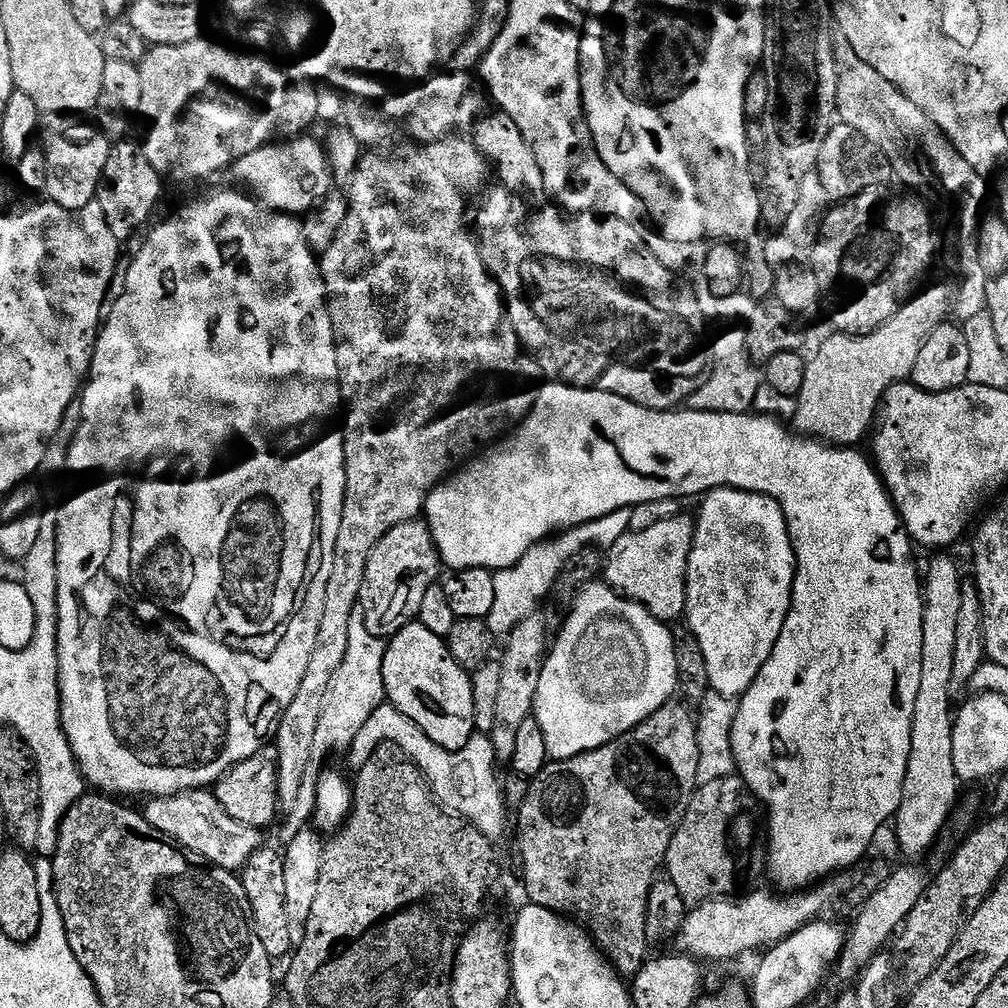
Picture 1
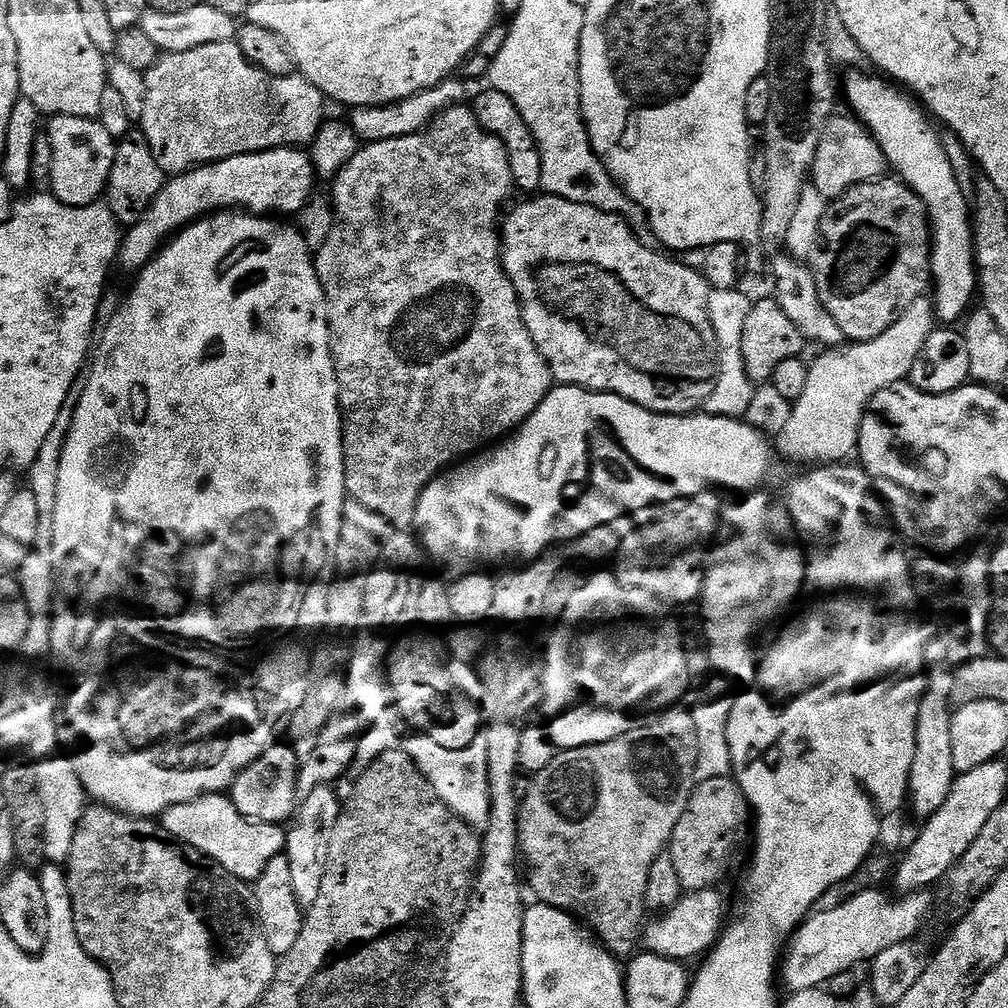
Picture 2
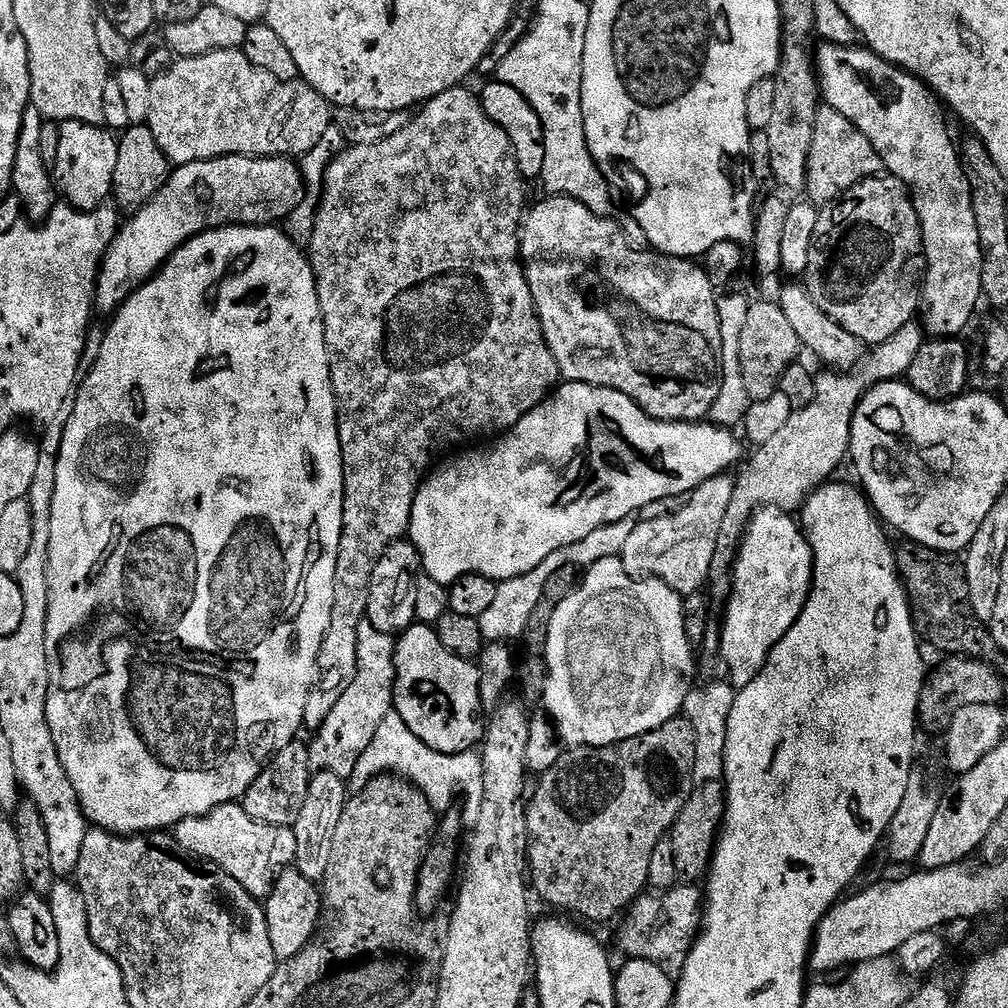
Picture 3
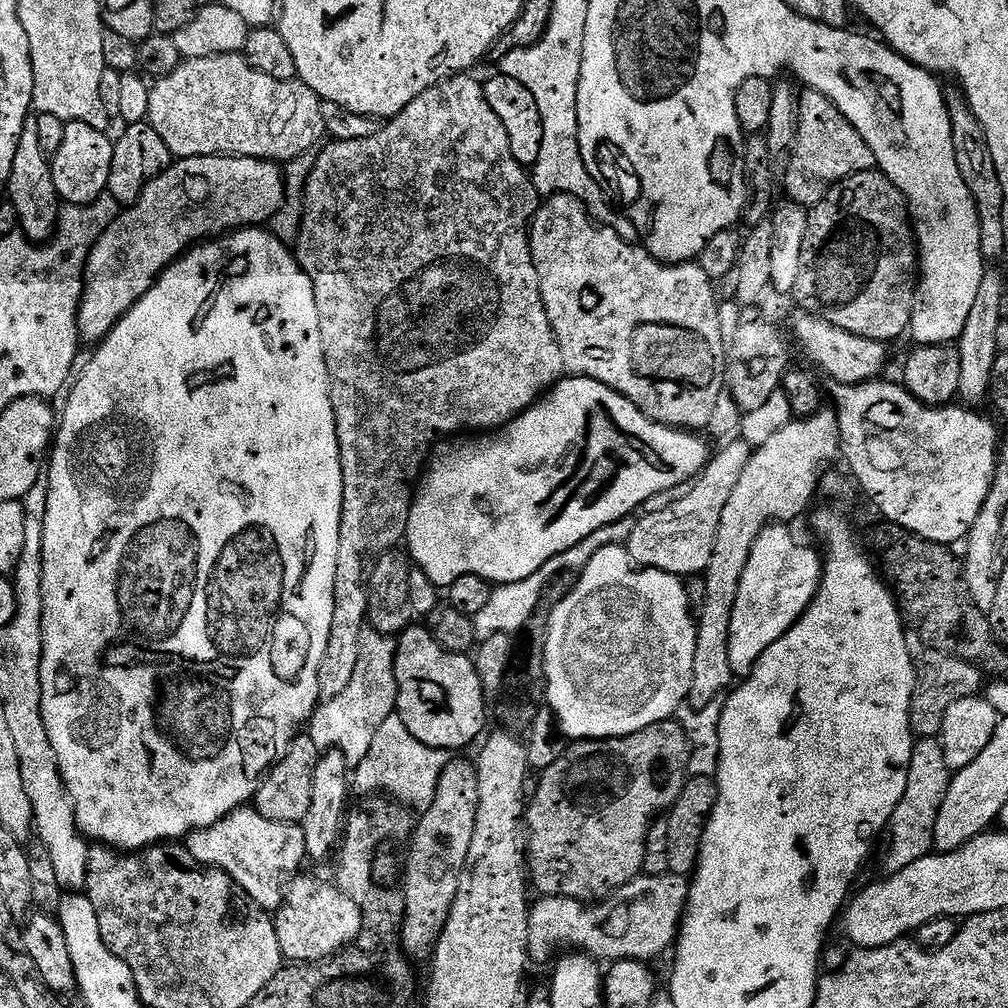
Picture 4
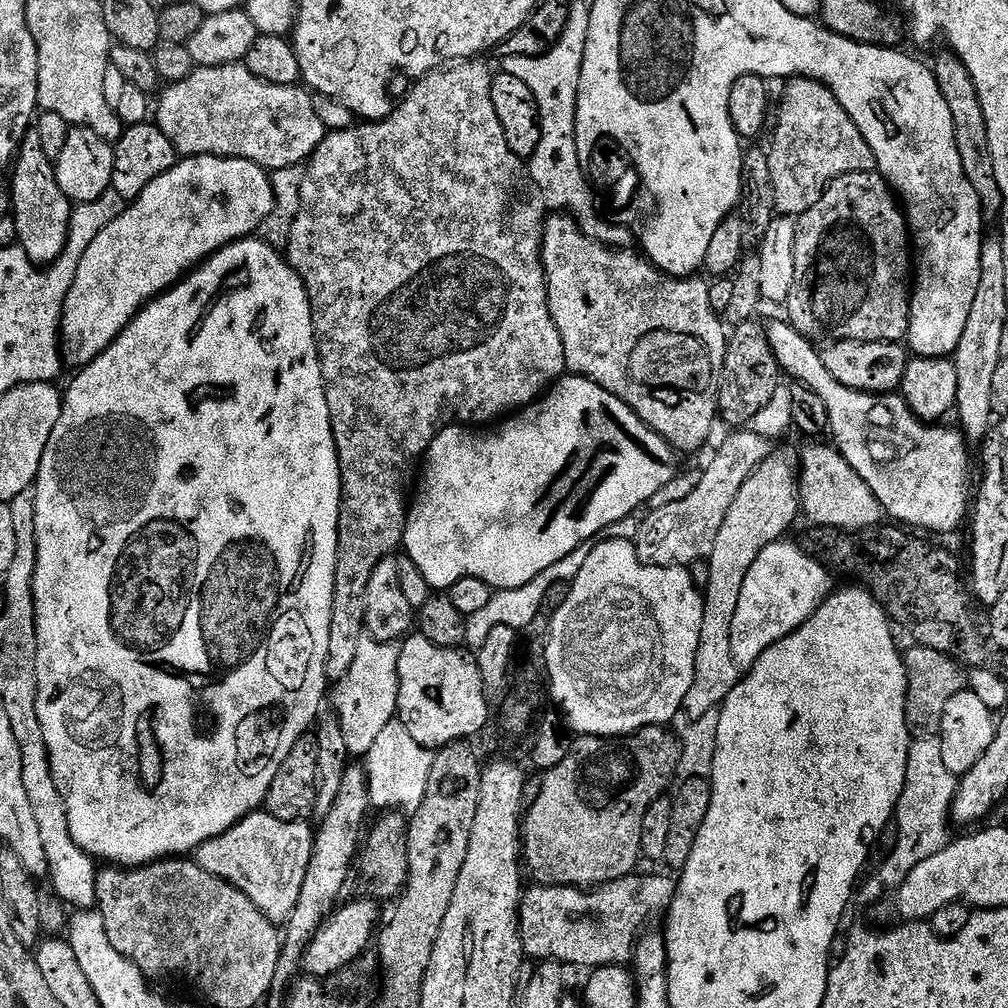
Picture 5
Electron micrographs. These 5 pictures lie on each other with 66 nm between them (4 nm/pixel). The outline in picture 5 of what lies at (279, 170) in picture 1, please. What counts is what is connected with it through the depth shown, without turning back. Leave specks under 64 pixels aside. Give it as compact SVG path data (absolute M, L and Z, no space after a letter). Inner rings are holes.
M189 156L177 159L169 172L154 178L138 199L125 207L124 213L94 242L90 242L82 262L78 262L78 274L74 286L66 294L64 314L60 319L60 347L65 365L73 364L79 370L85 364L93 364L105 350L126 330L126 326L138 315L141 308L152 303L157 296L180 283L193 268L204 263L219 248L226 248L236 240L259 233L270 210L274 210L272 177L265 169L249 160L233 156Z

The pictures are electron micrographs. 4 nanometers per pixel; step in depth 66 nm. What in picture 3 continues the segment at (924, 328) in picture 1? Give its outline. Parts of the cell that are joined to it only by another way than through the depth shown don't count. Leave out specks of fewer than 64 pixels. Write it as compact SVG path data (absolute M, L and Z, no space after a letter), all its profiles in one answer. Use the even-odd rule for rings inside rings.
M913 322L902 326L894 338L875 345L865 355L859 370L851 374L844 370L824 370L824 373L819 373L816 376L814 400L805 408L793 410L790 418L779 428L778 434L772 435L765 445L753 451L748 465L747 460L743 465L744 473L735 477L730 506L726 506L726 514L716 532L714 562L710 562L706 585L713 601L727 601L732 592L732 569L752 515L759 508L780 508L789 514L795 513L795 508L796 511L803 509L808 497L817 488L835 477L832 475L839 470L840 463L849 459L851 422L865 392L884 380L901 379L907 373L910 362L914 362L914 354L918 354L925 339L925 329Z

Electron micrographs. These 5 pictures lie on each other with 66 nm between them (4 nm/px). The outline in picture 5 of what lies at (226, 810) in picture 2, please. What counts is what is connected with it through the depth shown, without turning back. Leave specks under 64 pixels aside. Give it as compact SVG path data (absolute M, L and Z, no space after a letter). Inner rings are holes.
M257 810L241 818L230 830L207 840L196 849L194 859L198 866L202 866L202 870L206 870L206 874L214 874L242 890L242 894L246 894L246 898L250 898L250 902L254 902L254 906L258 906L261 914L272 924L284 926L294 914L298 906L298 894L302 894L302 882L306 882L314 839L314 828L310 825L303 820L286 822L274 818L266 810Z

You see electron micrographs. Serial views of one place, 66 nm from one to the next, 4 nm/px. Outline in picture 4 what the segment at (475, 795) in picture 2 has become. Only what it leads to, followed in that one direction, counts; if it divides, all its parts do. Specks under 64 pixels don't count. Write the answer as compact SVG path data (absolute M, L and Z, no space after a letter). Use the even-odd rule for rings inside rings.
M393 714L386 718L386 722L382 722L382 726L378 726L378 734L374 734L374 742L370 745L370 754L366 754L366 758L355 765L354 792L360 798L383 794L407 809L423 814L434 802L438 778L448 763L450 756L447 751L418 742L418 738L406 730L406 722L402 722L399 714Z

